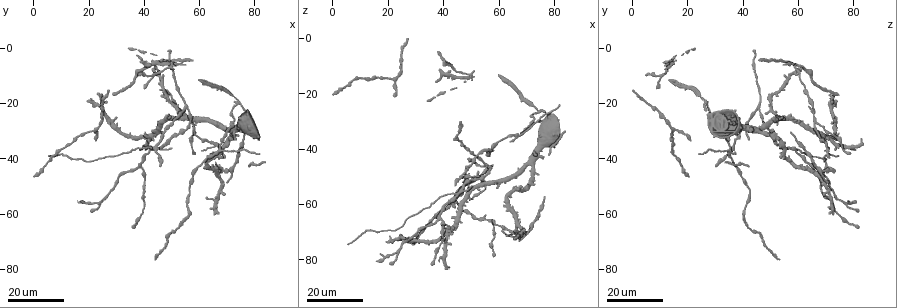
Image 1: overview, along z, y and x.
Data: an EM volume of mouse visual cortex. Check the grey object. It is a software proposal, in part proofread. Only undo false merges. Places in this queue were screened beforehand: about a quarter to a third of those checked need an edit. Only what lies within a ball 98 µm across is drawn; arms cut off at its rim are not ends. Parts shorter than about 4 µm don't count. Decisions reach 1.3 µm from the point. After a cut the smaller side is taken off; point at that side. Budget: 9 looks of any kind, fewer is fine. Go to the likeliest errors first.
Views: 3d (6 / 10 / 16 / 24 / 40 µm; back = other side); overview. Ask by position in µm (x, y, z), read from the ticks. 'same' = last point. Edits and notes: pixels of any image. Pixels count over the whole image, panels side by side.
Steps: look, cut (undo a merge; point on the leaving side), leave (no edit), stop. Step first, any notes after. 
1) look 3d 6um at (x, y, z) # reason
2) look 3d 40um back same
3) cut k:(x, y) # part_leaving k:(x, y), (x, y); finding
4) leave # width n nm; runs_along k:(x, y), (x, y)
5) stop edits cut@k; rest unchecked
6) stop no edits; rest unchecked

look 3d 24um at (68, 37, 35)

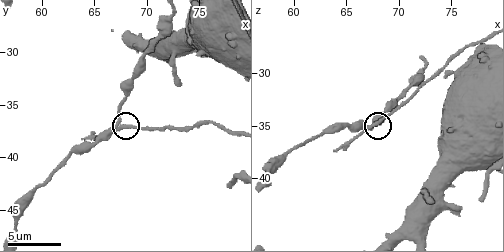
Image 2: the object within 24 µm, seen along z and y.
look 3d 10um at (67.8, 37.2, 35.0)

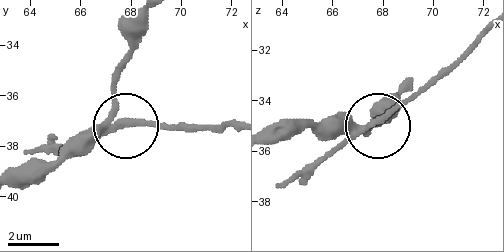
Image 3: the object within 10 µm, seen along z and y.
cut 3:(138, 119) # side_arm 19 um; part_leaving 3:(109, 127), (230, 127); a second neuron is stuck on

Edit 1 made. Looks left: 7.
look overview

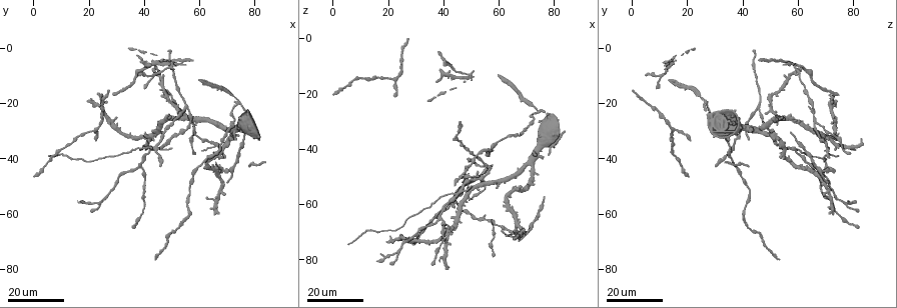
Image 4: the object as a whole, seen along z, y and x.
look 3d 24um at (54, 30, 50)

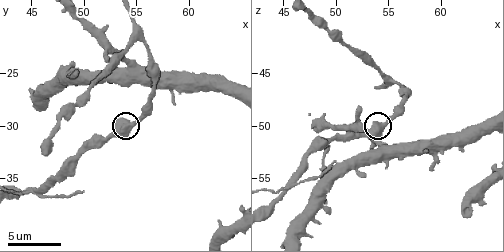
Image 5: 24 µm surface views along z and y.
look 3d 10um at (54.4, 30.2, 50.0)

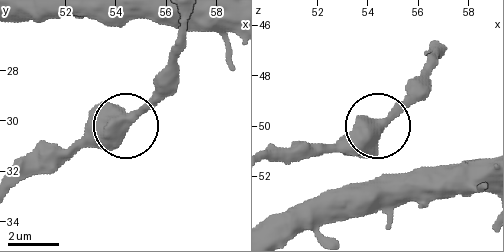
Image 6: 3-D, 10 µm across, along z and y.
leave # width 540 nm; all the same neuron

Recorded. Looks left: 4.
look 3d 24um at (39, 44, 66)

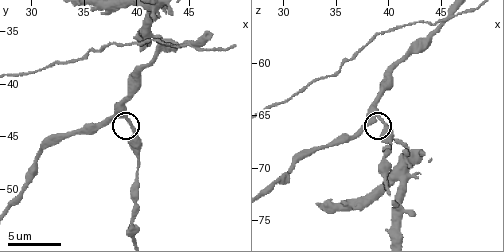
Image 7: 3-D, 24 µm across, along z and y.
look 3d 6um at (39.4, 43.4, 65.4)

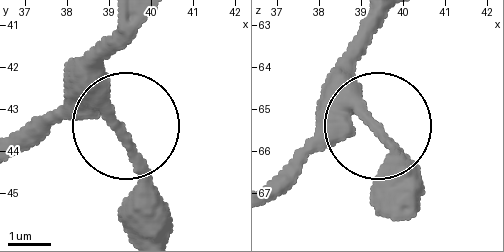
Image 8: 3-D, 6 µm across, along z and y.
leave # width 330 nm; continuous, no second neuron

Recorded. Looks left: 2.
look 3d 16um at (45, 35, 57) # side arm on a straight run

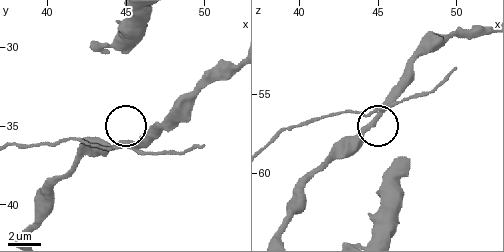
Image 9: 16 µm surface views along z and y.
look 3d 6um at (44.8, 36.1, 56.8)

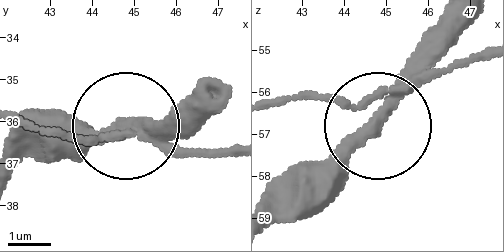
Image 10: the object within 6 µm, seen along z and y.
cut 10:(209, 150) # part_leaving 10:(143, 141), (18, 124); two neurons meet here

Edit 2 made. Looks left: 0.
stop edits cut@3, cut@10; rest unchecked

